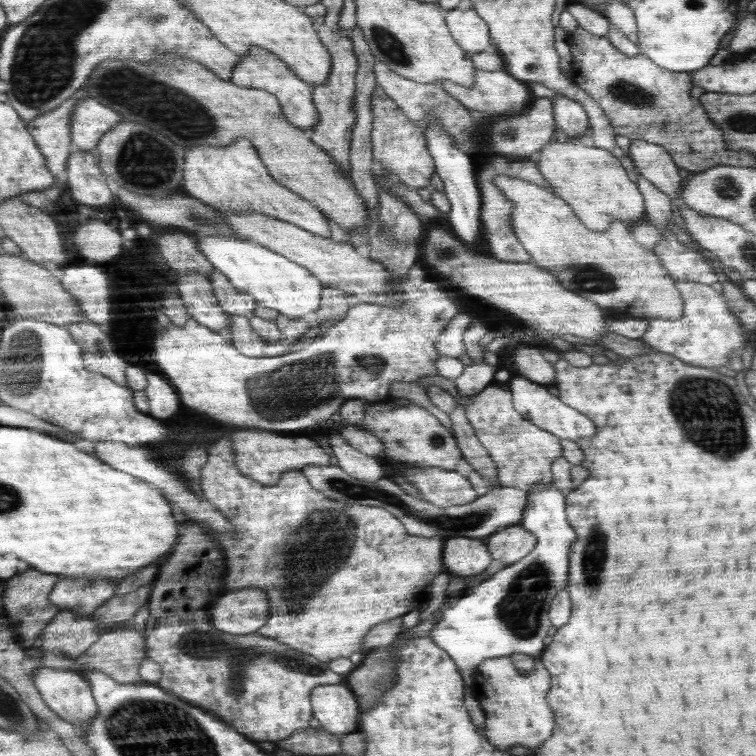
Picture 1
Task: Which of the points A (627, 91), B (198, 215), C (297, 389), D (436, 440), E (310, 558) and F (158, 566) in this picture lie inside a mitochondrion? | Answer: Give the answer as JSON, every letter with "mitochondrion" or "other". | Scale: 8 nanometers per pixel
{"A":"mitochondrion","B":"mitochondrion","C":"mitochondrion","D":"mitochondrion","E":"mitochondrion","F":"other"}

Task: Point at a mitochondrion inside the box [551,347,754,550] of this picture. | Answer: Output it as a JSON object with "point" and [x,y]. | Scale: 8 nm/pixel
{"point":[707,410]}

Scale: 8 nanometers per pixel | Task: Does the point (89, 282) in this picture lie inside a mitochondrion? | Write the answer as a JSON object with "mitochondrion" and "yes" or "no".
{"mitochondrion":"no"}

